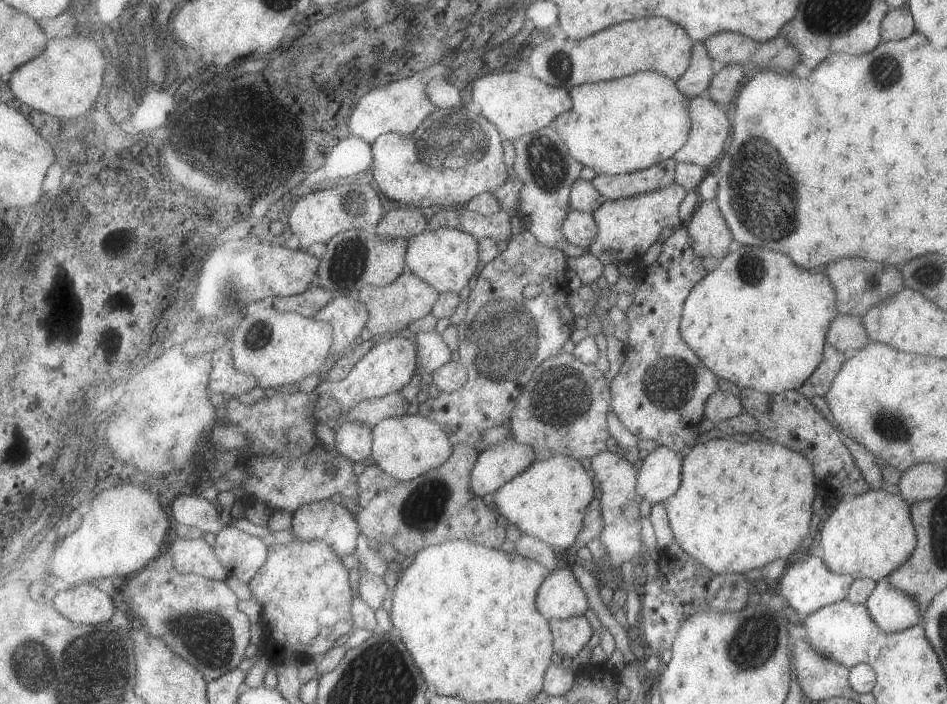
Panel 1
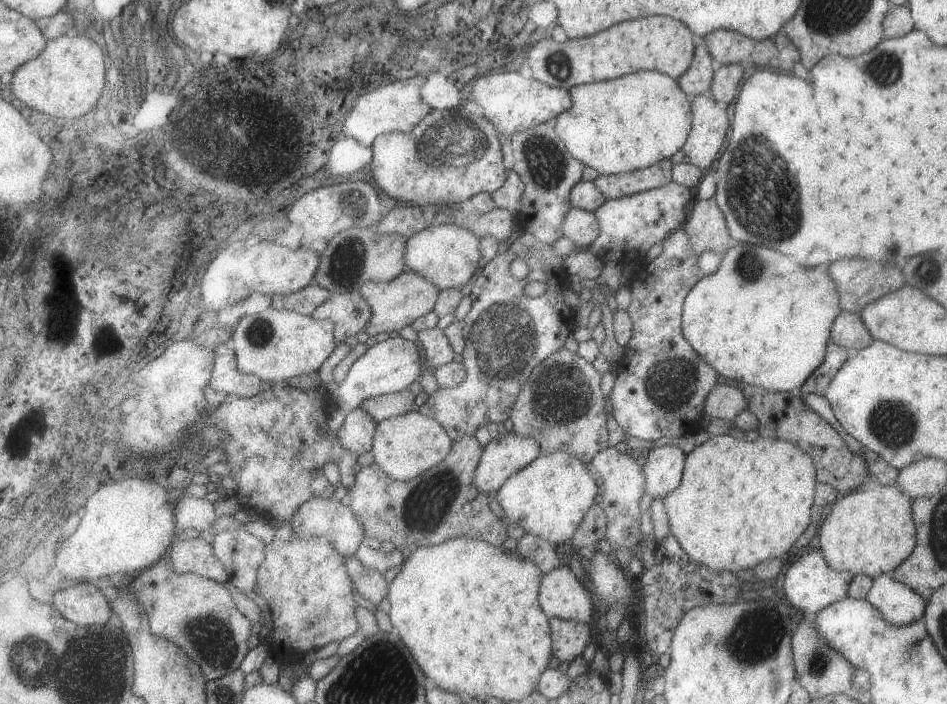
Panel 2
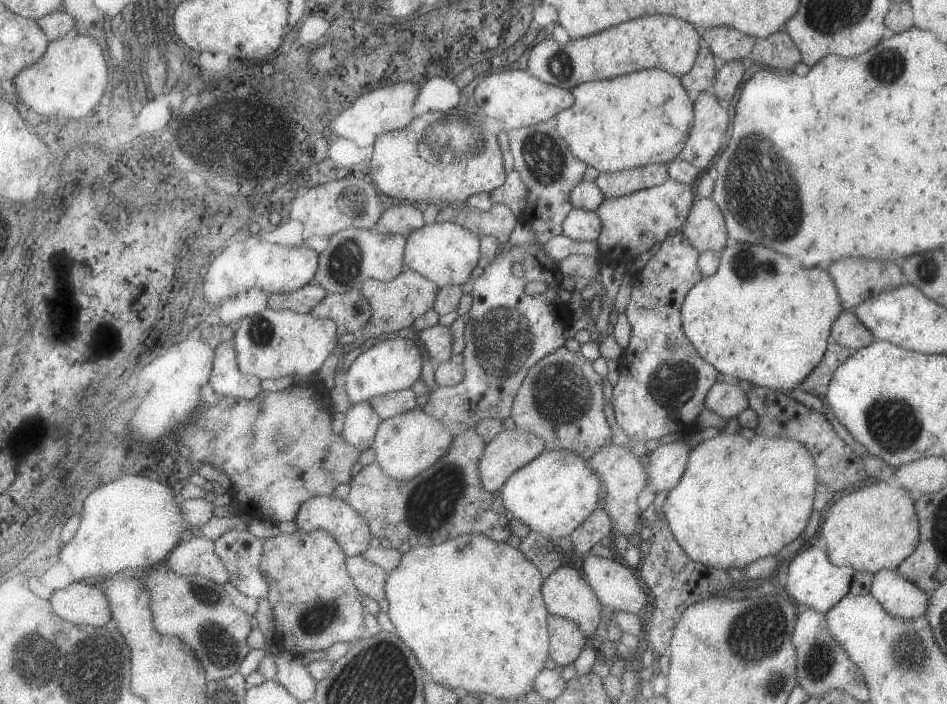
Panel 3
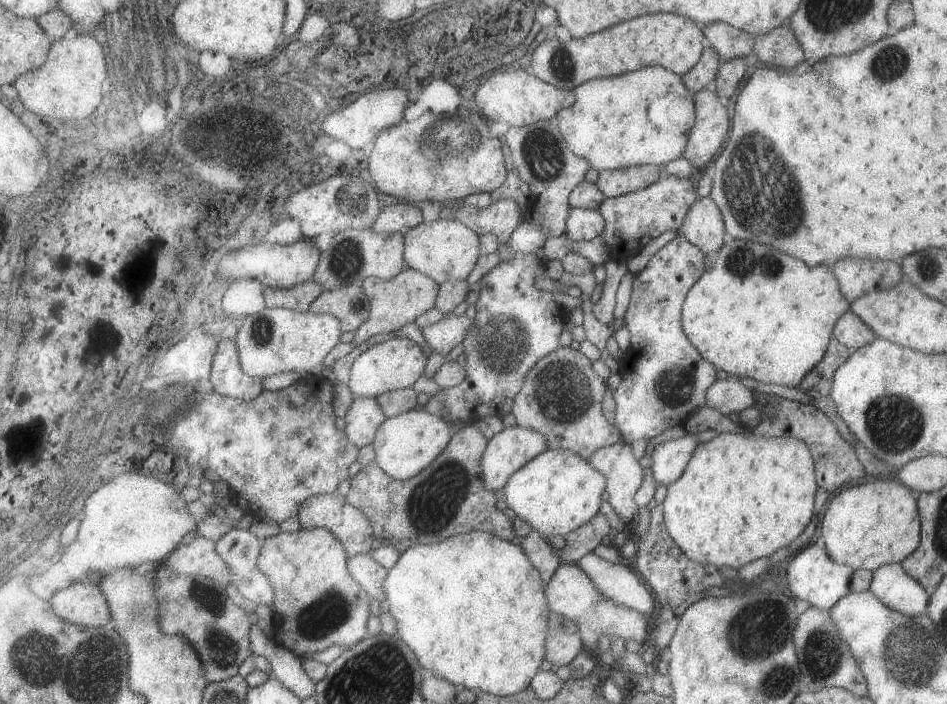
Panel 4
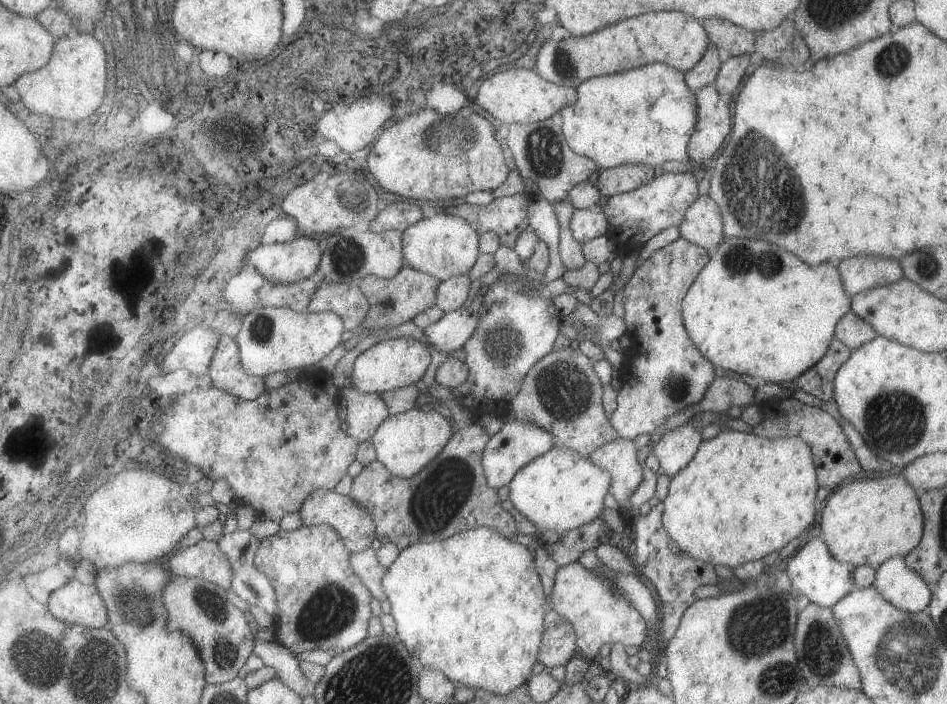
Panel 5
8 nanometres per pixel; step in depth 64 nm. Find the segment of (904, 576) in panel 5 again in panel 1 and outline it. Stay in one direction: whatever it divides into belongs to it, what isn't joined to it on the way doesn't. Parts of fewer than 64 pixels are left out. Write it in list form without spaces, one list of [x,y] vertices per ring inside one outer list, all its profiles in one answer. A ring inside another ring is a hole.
[[[886,577],[876,581],[865,608],[877,628],[894,633],[921,623],[921,610],[914,600],[890,586]]]

